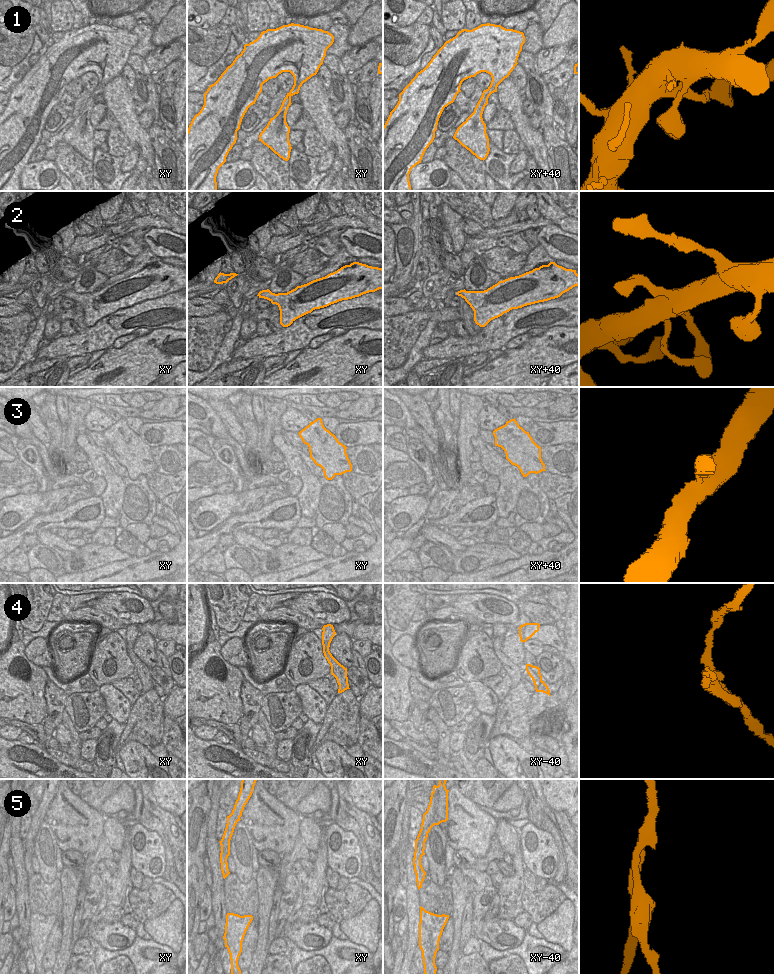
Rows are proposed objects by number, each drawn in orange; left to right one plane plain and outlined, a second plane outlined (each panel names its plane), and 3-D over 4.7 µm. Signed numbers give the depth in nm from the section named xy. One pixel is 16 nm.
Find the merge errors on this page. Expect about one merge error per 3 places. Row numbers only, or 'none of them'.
4, 5

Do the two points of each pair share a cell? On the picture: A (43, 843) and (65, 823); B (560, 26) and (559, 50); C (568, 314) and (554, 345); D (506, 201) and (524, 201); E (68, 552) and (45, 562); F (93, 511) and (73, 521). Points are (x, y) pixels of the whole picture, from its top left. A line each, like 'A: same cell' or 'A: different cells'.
A: different cells
B: different cells
C: different cells
D: different cells
E: different cells
F: same cell

